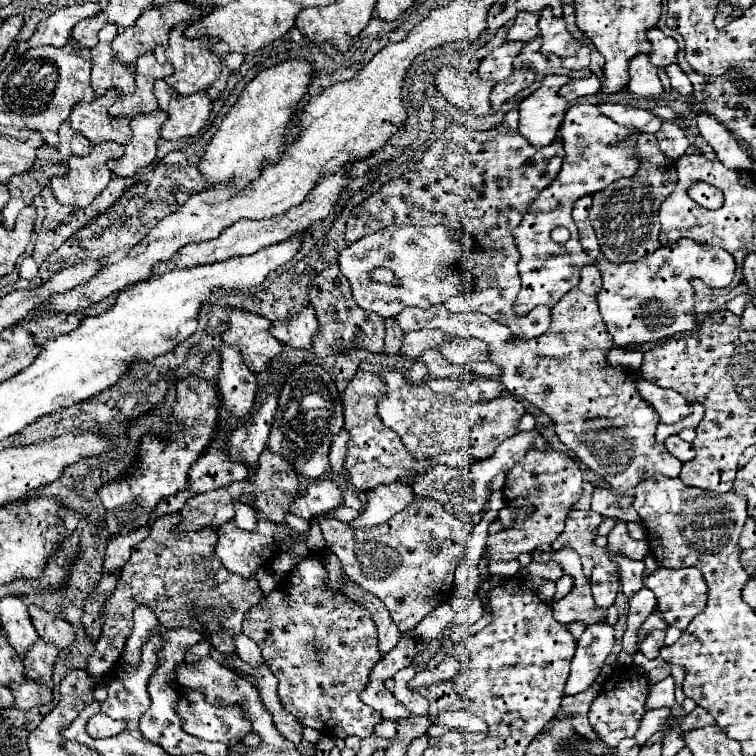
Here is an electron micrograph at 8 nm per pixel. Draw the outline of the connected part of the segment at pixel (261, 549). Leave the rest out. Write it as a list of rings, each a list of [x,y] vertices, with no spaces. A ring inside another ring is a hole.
[[[259,517],[257,531],[241,531],[233,521],[219,527],[219,543],[215,555],[221,559],[227,571],[251,577],[261,565],[269,563],[277,555],[273,541],[275,525],[265,517]]]

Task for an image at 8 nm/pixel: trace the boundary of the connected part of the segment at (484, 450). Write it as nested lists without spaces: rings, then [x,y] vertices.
[[[381,371],[379,379],[385,383],[385,393],[377,401],[377,413],[389,429],[399,433],[403,445],[415,459],[429,459],[451,449],[465,449],[477,459],[489,459],[499,443],[519,433],[519,419],[525,409],[515,397],[461,403],[451,401],[447,395],[435,395],[425,381],[423,385],[409,383],[399,371]]]

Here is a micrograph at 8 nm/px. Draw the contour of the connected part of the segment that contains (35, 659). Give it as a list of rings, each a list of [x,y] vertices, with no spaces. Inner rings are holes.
[[[37,641],[29,649],[27,657],[23,659],[27,677],[31,677],[35,683],[47,685],[51,689],[53,687],[51,675],[53,675],[53,665],[57,663],[57,659],[59,659],[59,651],[55,649],[55,645],[47,645],[45,641]]]

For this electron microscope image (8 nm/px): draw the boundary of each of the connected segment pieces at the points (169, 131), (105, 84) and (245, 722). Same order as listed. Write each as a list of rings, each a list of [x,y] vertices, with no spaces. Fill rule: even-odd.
[[[163,79],[155,83],[155,97],[159,109],[169,115],[159,135],[167,141],[179,141],[183,137],[195,137],[211,113],[211,99],[207,93],[195,93],[191,97],[179,97]]]
[[[105,25],[99,31],[97,47],[91,49],[91,87],[95,95],[103,95],[107,89],[117,89],[119,95],[135,93],[135,71],[123,67],[111,49],[115,35],[117,31],[111,31],[109,25]]]
[[[183,689],[183,695],[179,696],[179,717],[185,725],[185,731],[189,735],[195,735],[205,741],[221,741],[229,747],[239,745],[243,737],[251,731],[251,721],[247,719],[245,711],[239,709],[239,705],[211,705],[207,707],[207,701],[203,699],[201,689]]]

